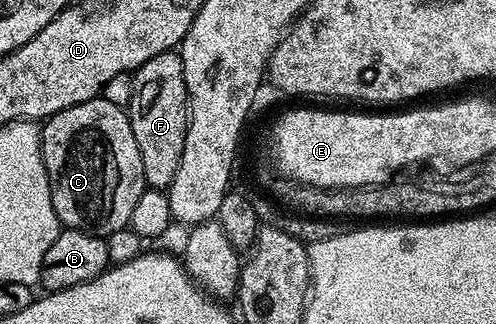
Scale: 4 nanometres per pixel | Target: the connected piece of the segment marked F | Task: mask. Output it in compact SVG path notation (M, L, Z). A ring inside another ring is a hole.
M179 51L163 52L150 58L150 62L136 69L134 79L136 84L134 80L126 111L142 154L144 183L149 188L166 190L174 182L174 174L178 174L188 129L188 91Z

